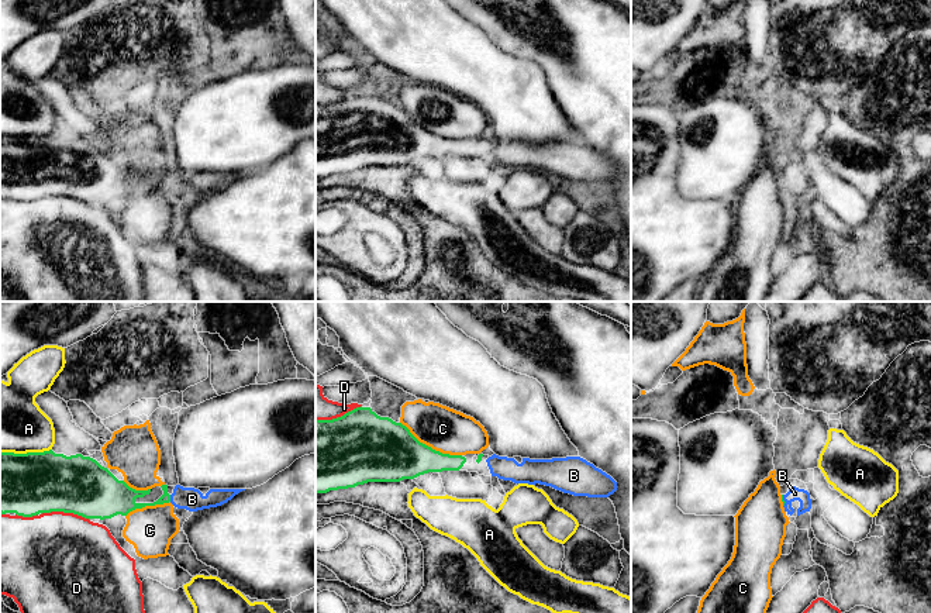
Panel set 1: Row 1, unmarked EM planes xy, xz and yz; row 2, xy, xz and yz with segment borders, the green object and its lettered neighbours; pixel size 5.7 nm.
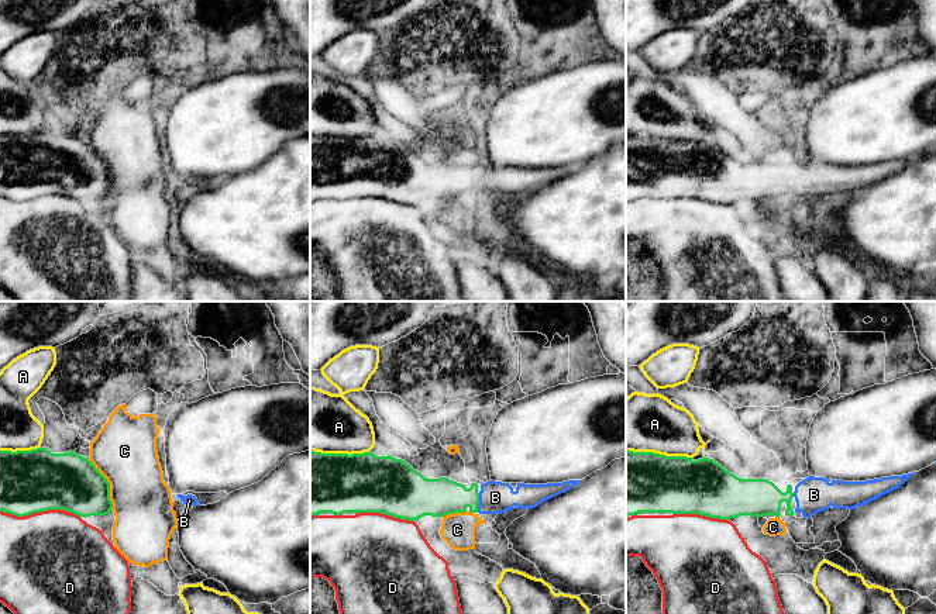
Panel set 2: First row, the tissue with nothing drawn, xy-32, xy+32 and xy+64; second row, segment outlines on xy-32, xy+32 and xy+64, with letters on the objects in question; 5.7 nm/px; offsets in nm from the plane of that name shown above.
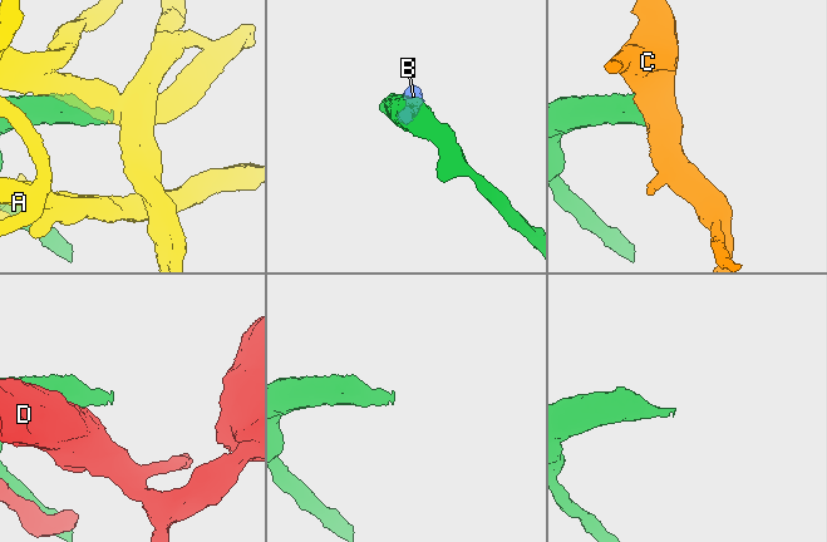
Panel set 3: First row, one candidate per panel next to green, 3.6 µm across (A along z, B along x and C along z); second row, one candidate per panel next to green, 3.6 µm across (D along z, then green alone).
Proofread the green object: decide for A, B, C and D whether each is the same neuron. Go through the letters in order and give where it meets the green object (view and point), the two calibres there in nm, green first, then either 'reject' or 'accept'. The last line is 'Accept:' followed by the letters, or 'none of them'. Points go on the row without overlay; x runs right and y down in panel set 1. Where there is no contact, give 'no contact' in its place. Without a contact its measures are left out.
A: contact xy (27, 137); calibres 360 and 400 nm; reject
B: contact xy (169, 182); calibres 120 and 130 nm; accept
C: contact xz (430, 131); calibres 360 and 260 nm; reject
D: contact xy (65, 196); calibres 360 and 500 nm; reject
Accept: B

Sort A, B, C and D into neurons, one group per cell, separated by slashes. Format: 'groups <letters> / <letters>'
groups A / B / C / D

